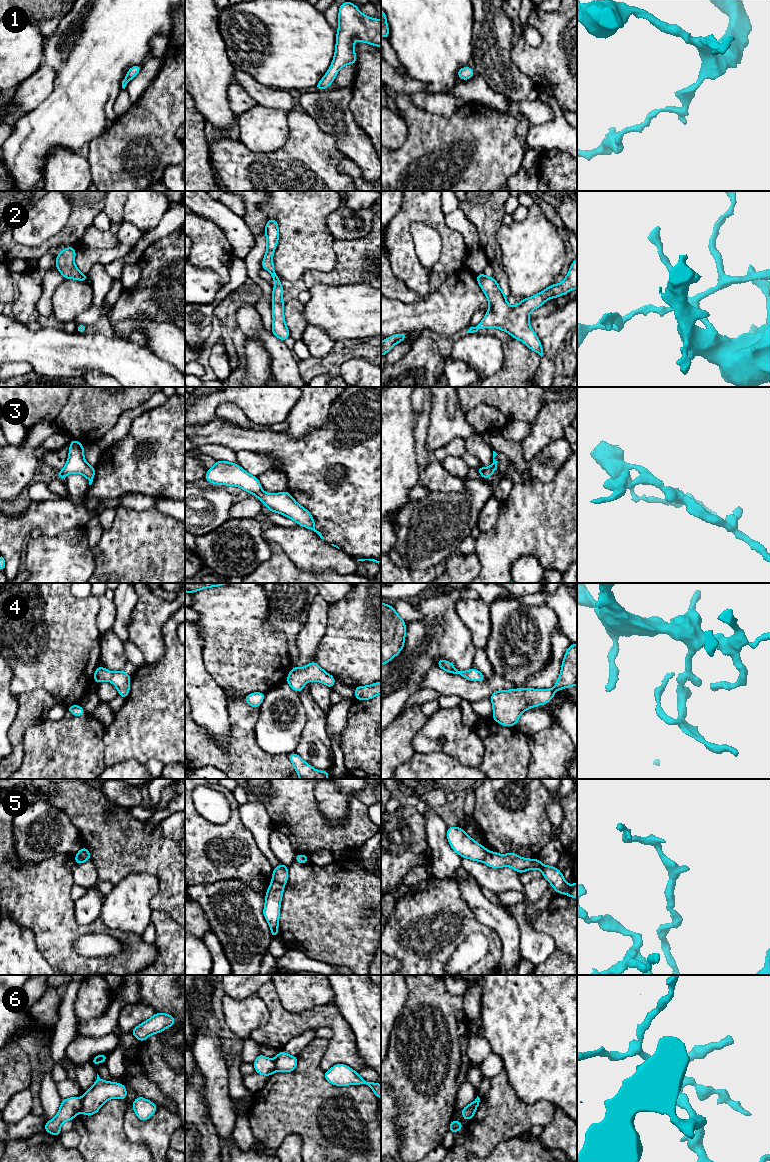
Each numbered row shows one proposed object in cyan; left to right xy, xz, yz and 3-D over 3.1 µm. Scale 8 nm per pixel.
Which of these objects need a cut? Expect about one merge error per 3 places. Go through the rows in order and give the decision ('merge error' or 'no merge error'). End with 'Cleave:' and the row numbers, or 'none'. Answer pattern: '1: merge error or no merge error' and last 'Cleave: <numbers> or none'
1: no merge error
2: no merge error
3: no merge error
4: no merge error
5: merge error
6: merge error
Cleave: 5, 6

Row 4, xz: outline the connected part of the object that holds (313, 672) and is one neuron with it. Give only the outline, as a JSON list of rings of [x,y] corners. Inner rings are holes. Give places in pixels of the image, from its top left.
[[[313,661],[303,668],[292,667],[286,681],[293,690],[300,693],[308,681],[321,682],[332,690],[336,679]]]

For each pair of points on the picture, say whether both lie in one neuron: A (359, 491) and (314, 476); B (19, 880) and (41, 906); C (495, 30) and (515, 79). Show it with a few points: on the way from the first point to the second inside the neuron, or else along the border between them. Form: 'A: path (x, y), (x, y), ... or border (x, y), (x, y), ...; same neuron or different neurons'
A: path (348, 491), (336, 492), (325, 485); same neuron
B: path (22, 886), (36, 900); same neuron
C: path (495, 42), (495, 59), (503, 67); same neuron

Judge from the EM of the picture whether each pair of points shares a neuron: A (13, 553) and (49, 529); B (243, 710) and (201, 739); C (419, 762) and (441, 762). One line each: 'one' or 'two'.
A: one
B: one
C: one

